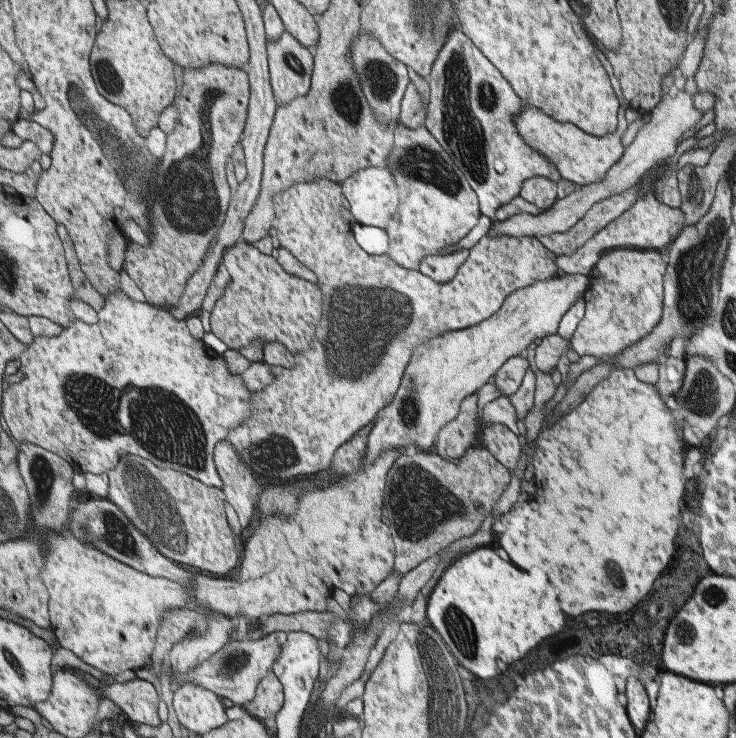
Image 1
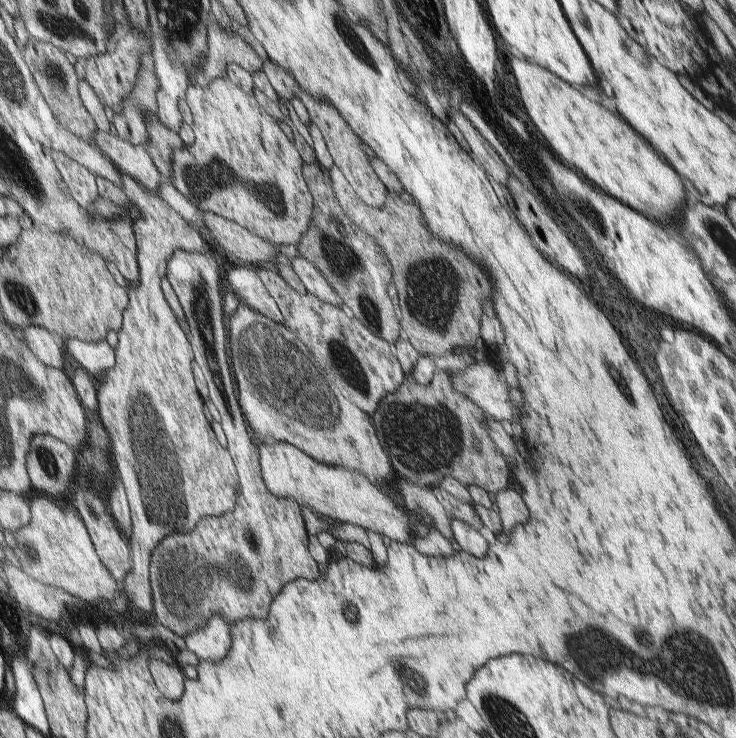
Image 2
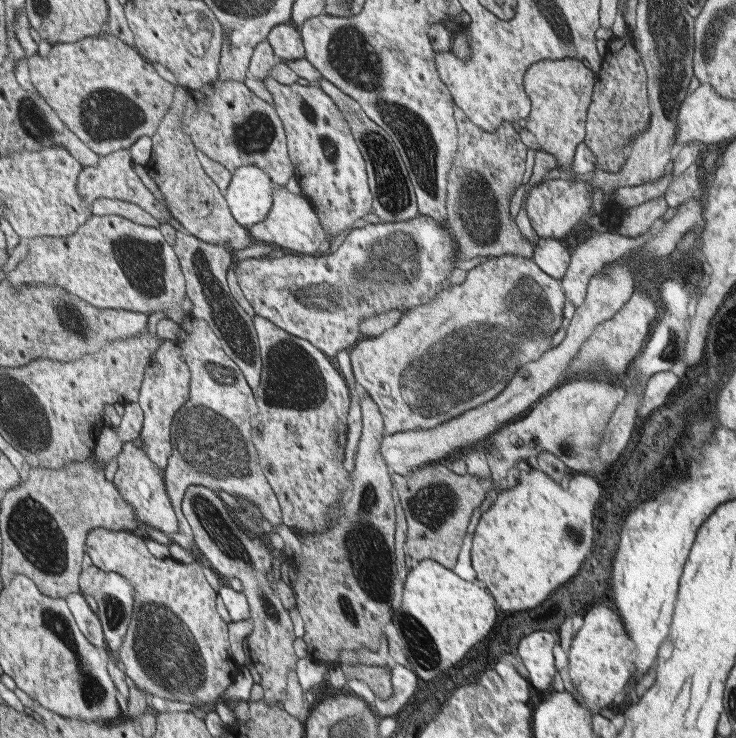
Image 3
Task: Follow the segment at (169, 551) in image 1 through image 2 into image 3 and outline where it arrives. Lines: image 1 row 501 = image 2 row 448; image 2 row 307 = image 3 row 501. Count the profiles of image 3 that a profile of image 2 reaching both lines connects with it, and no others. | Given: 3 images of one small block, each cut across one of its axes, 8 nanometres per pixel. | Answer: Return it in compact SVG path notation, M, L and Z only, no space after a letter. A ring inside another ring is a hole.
M128 442L119 455L120 469L115 475L115 483L120 493L134 506L135 512L142 524L149 524L170 537L178 539L180 532L180 519L169 496L169 485L166 484L166 468L156 465L144 448L136 448L136 444Z

